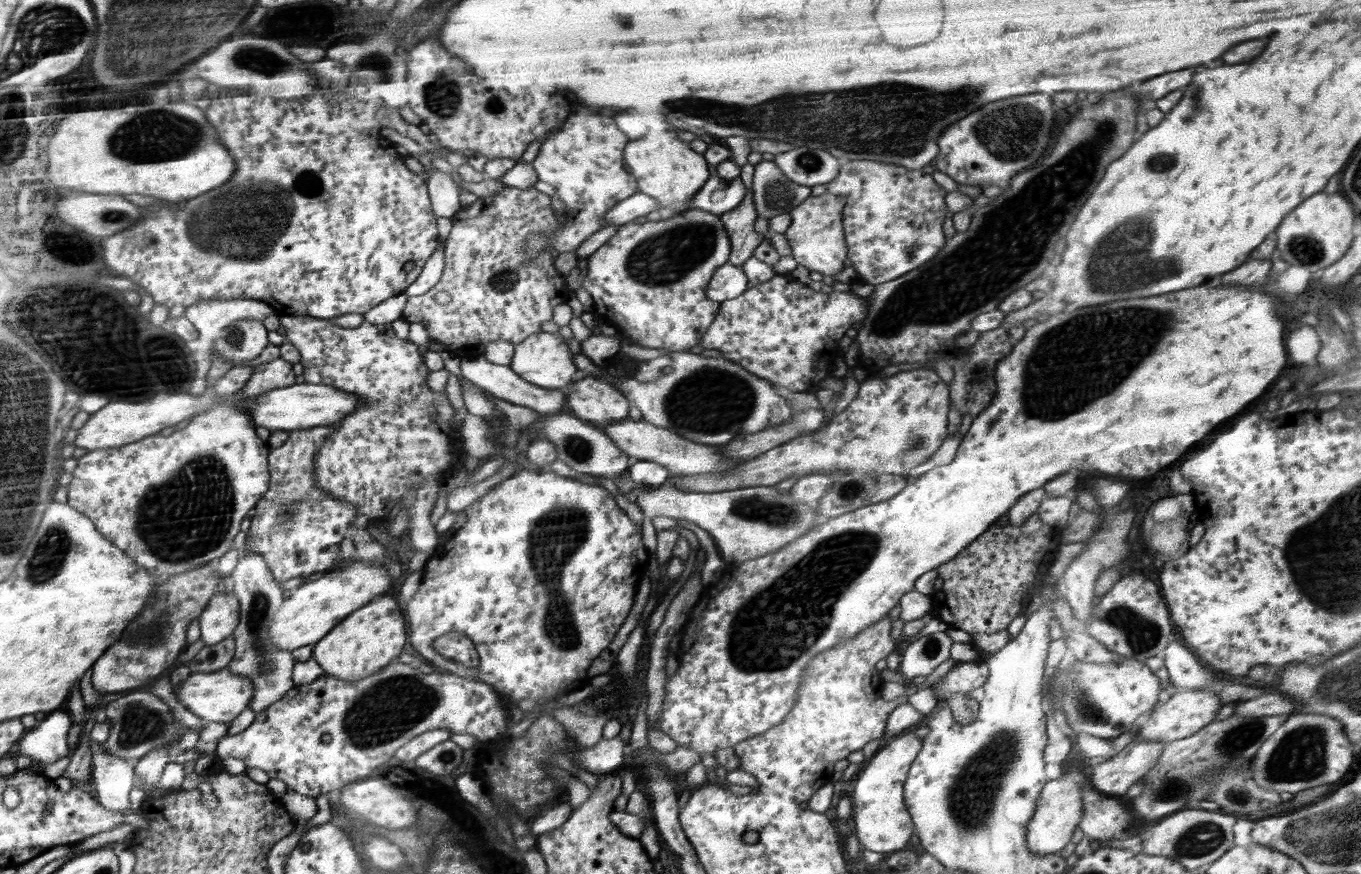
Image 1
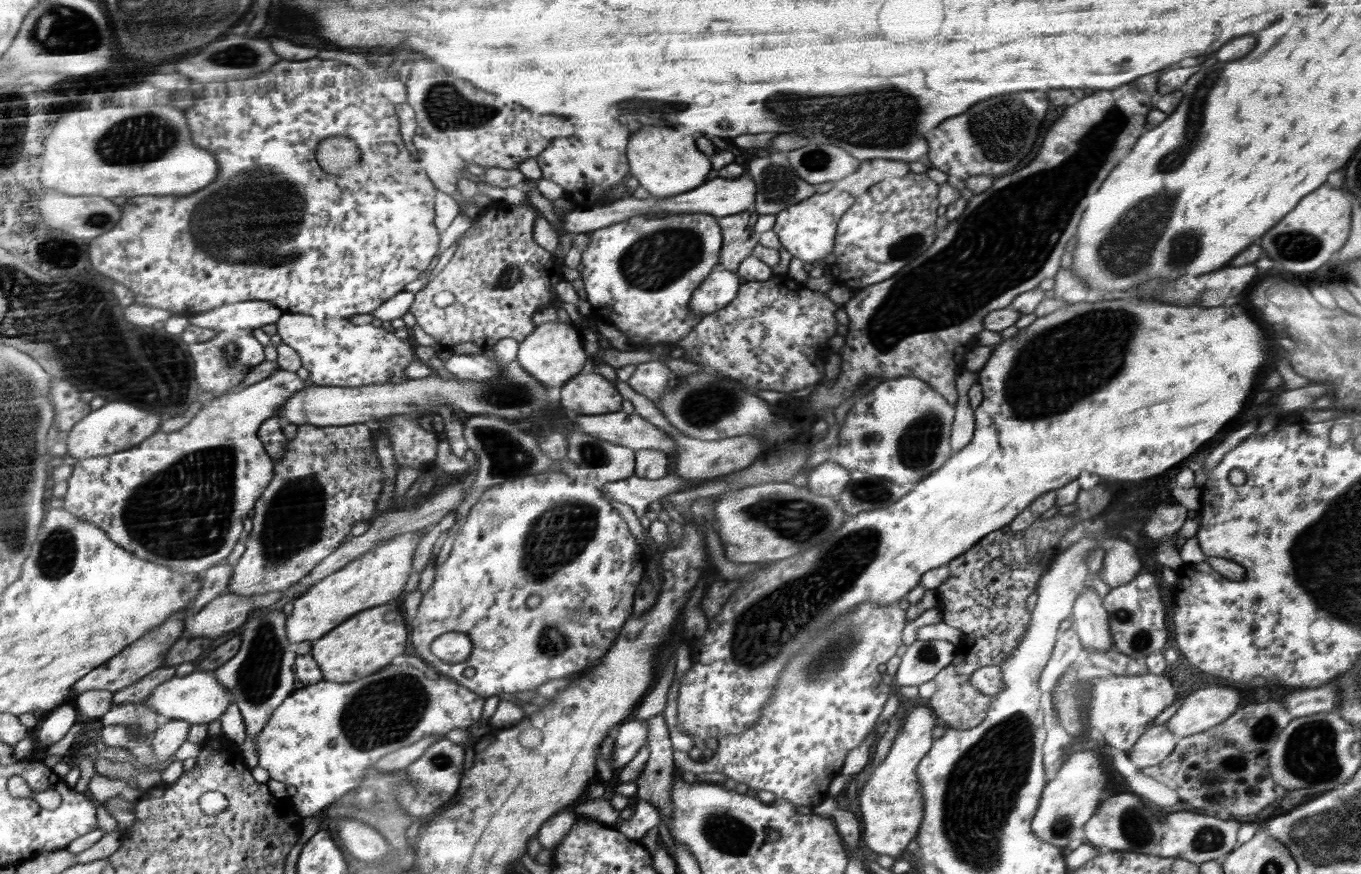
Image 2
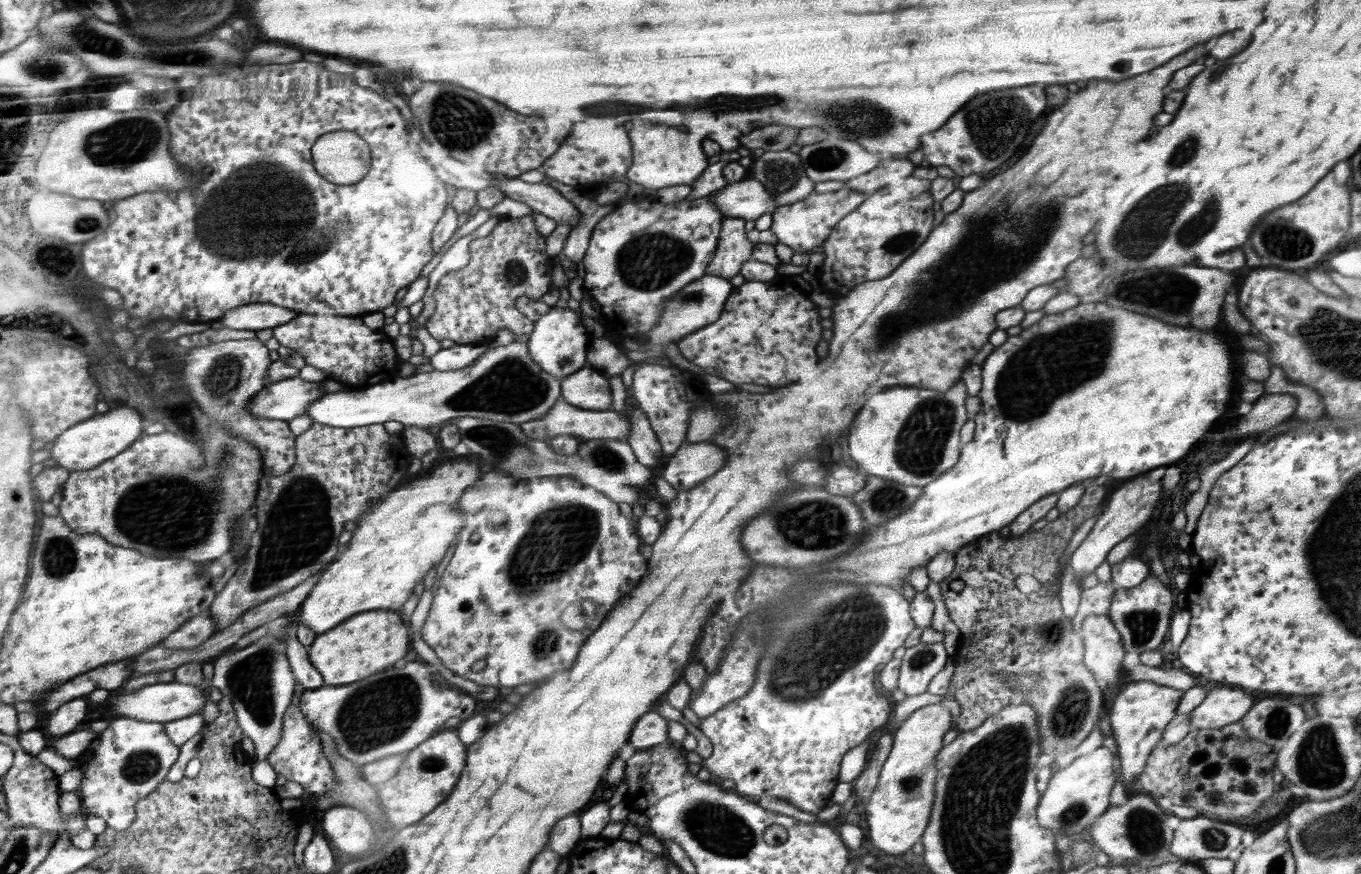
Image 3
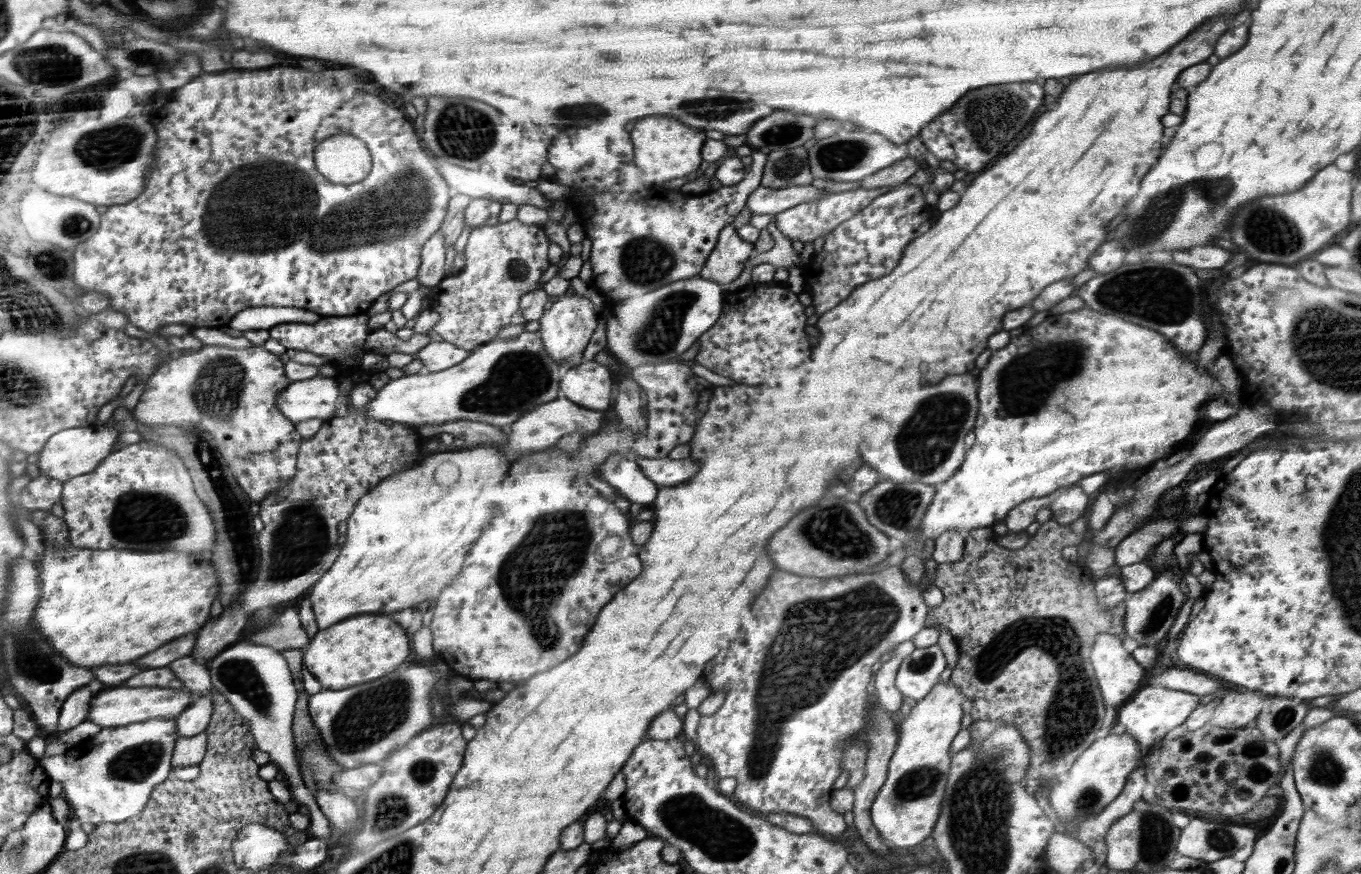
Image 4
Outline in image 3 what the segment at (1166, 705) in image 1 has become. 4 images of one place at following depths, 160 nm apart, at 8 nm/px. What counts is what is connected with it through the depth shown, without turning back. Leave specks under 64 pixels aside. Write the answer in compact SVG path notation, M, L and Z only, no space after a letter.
M1214 688L1198 707L1189 714L1191 728L1218 728L1240 720L1255 703L1244 690L1232 688Z

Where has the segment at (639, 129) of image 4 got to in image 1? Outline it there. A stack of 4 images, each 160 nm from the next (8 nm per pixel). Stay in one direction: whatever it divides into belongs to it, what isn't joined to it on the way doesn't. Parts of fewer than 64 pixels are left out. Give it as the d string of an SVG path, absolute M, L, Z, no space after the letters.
M674 132L629 141L623 158L632 171L631 174L639 179L639 191L653 196L660 206L671 208L676 215L690 209L689 200L710 178L706 160L694 150L690 150L687 142L676 138Z

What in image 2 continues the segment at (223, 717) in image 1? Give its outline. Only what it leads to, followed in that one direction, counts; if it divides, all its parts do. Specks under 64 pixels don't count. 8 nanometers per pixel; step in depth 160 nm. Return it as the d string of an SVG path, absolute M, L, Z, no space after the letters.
M200 671L192 672L184 677L172 677L170 681L163 682L156 688L154 693L146 697L143 702L152 709L158 710L161 724L166 724L173 719L182 719L191 724L202 724L218 720L228 705L234 702L234 698L231 698L231 691L220 683L213 673Z

